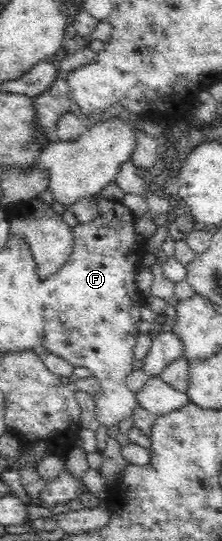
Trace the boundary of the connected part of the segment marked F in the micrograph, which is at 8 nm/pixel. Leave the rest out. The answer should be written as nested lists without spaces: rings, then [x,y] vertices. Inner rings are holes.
[[[101,193],[95,197],[95,204],[99,209],[97,215],[93,220],[72,228],[74,241],[71,255],[57,273],[50,275],[42,283],[48,293],[41,305],[44,309],[41,313],[44,319],[42,345],[54,355],[63,357],[74,368],[87,367],[99,379],[102,390],[95,396],[95,419],[100,425],[111,427],[132,419],[133,410],[138,406],[136,394],[126,385],[126,378],[133,371],[133,348],[140,334],[137,323],[141,321],[141,307],[145,305],[145,297],[143,294],[139,295],[135,285],[135,269],[139,269],[135,263],[139,259],[137,255],[139,247],[142,247],[143,237],[137,237],[136,218],[125,205],[120,201],[109,200]]]

